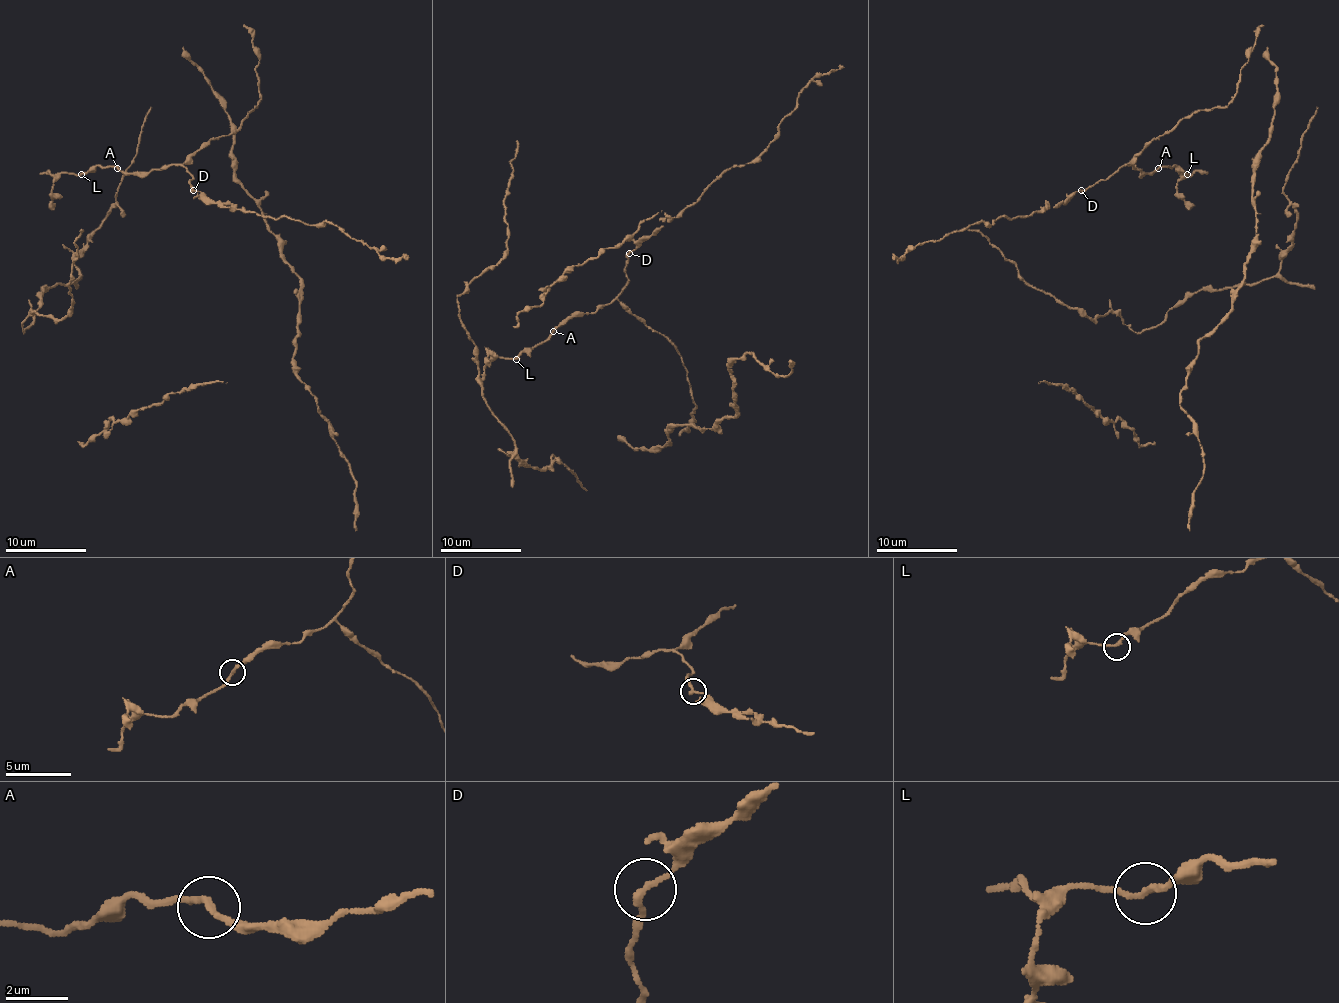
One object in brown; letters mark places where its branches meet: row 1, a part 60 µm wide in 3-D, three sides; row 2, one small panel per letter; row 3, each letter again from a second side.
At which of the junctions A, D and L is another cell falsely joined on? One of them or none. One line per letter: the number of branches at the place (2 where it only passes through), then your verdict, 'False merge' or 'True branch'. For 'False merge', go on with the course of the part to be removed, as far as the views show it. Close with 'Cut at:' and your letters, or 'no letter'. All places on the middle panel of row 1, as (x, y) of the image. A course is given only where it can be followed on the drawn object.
A: Branches: 2. True branch
D: Branches: 2. True branch
L: Branches: 2. True branch
Cut at: no letter

